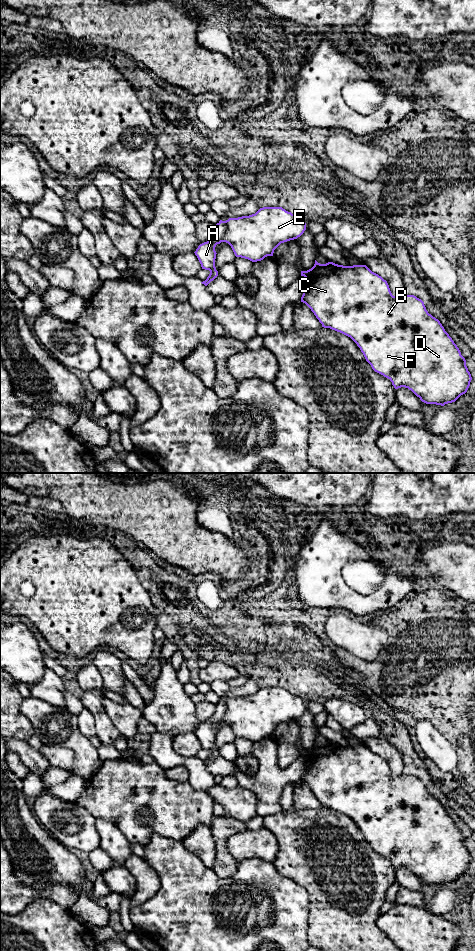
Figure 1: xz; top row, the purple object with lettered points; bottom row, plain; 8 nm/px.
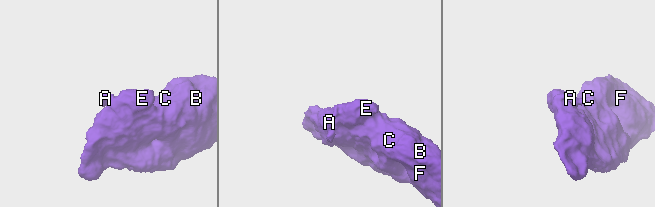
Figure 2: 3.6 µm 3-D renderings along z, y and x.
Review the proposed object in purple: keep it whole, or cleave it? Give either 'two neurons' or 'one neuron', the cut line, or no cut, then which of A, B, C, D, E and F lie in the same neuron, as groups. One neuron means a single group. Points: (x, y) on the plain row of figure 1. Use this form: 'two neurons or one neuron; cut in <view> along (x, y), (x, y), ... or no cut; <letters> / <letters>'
two neurons; cut in xz along (225, 701), (225, 712), (222, 721); A / B C D E F

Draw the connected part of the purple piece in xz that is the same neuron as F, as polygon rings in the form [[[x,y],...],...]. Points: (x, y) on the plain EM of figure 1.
[[[315,740],[311,749],[301,751],[301,756],[307,759],[301,782],[311,789],[322,807],[350,817],[372,849],[388,858],[395,869],[408,868],[422,882],[441,886],[455,882],[467,872],[472,857],[466,840],[440,801],[428,793],[421,779],[404,773],[393,776],[387,761],[366,745],[343,746],[333,742],[320,744]]]

